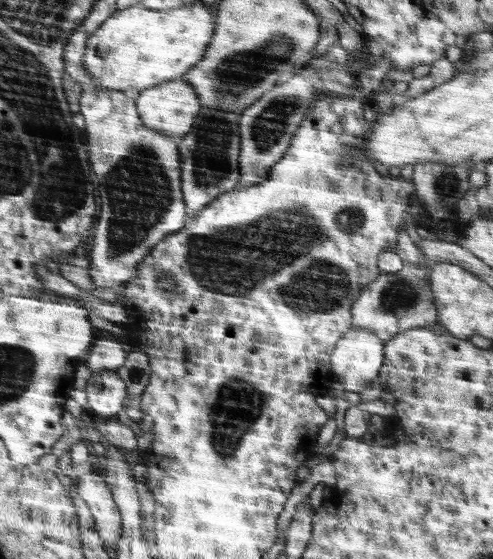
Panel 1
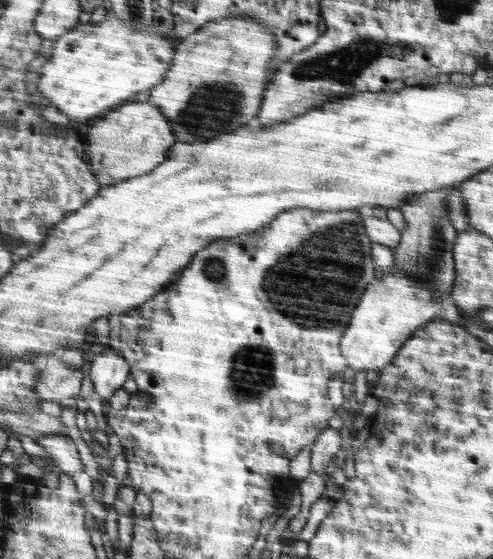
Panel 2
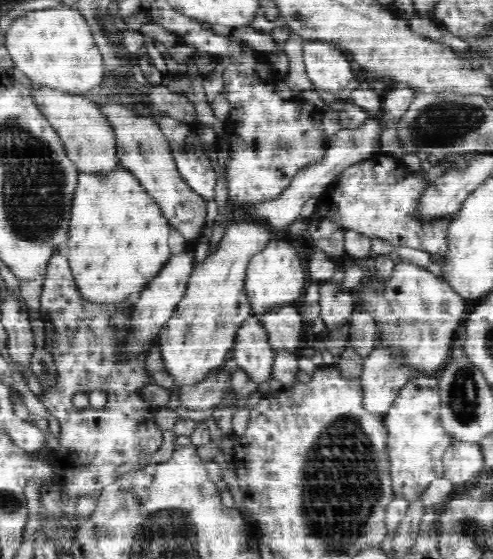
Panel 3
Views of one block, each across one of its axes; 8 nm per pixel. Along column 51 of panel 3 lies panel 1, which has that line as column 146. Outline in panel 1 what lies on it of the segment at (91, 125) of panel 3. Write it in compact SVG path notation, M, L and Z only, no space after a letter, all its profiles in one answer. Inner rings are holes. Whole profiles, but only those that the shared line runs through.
M184 77L141 91L138 104L140 115L149 128L168 133L168 135L176 137L180 143L195 128L199 111L202 108L196 88Z

